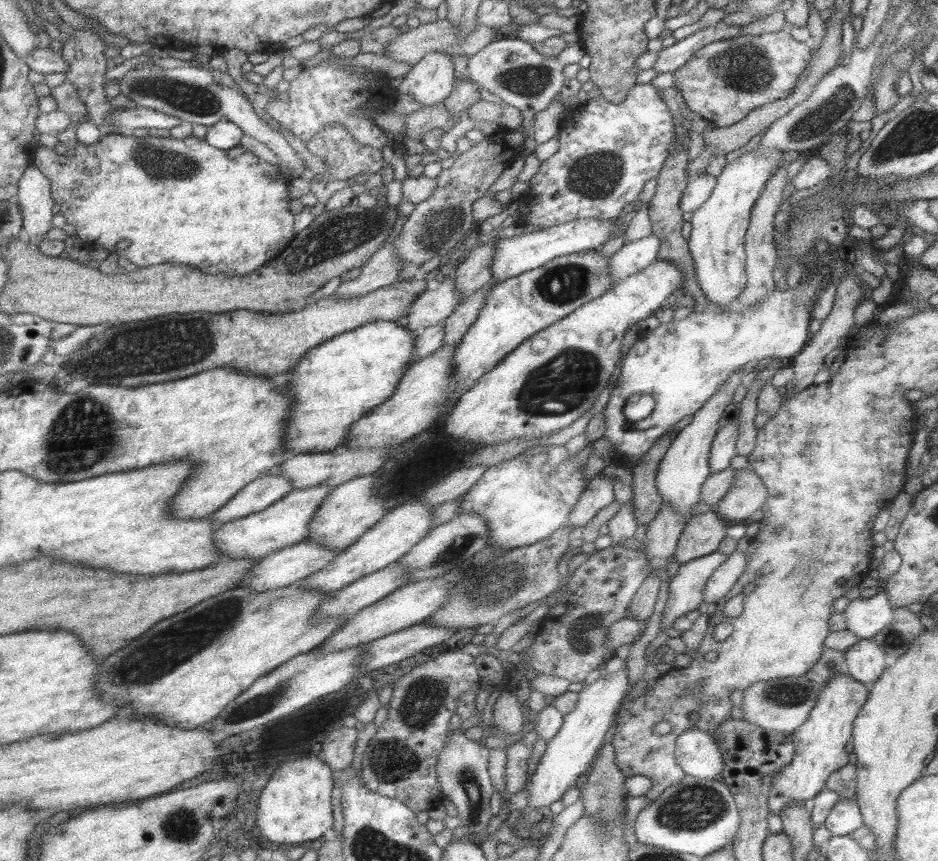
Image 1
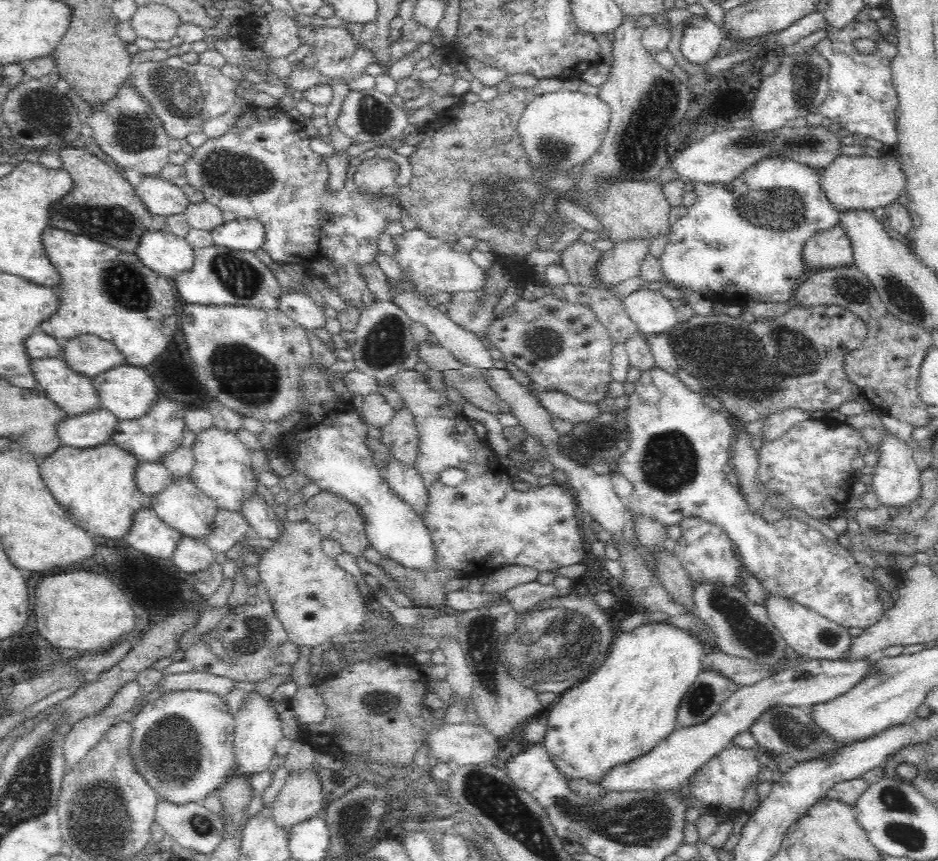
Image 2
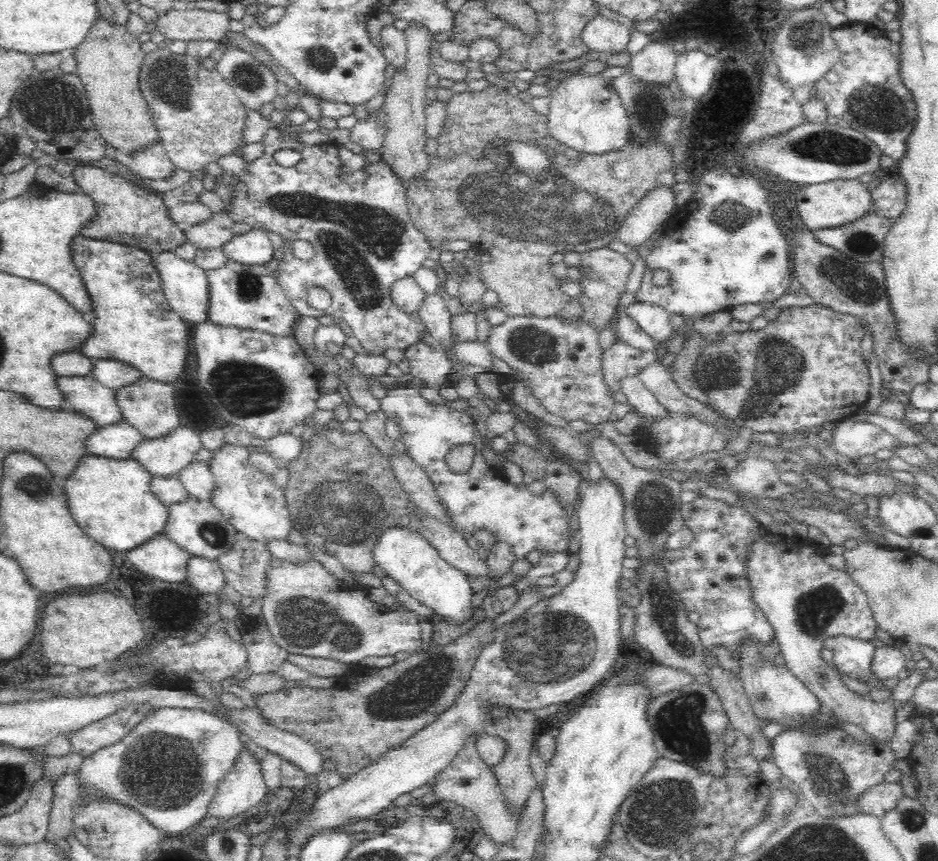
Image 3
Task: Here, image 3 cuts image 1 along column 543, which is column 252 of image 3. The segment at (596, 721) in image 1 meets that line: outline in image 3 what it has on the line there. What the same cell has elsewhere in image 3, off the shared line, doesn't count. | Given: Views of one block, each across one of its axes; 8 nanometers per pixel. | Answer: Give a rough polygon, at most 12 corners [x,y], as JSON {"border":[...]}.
{"border":[[245,747],[218,785],[206,818],[228,822],[267,793],[260,762]]}

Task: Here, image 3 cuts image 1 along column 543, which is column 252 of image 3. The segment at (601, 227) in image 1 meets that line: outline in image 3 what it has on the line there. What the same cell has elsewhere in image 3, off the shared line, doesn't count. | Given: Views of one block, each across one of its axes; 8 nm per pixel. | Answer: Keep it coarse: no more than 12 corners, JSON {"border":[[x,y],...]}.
{"border":[[251,229],[221,249],[243,266],[264,266],[274,258],[270,234]]}

